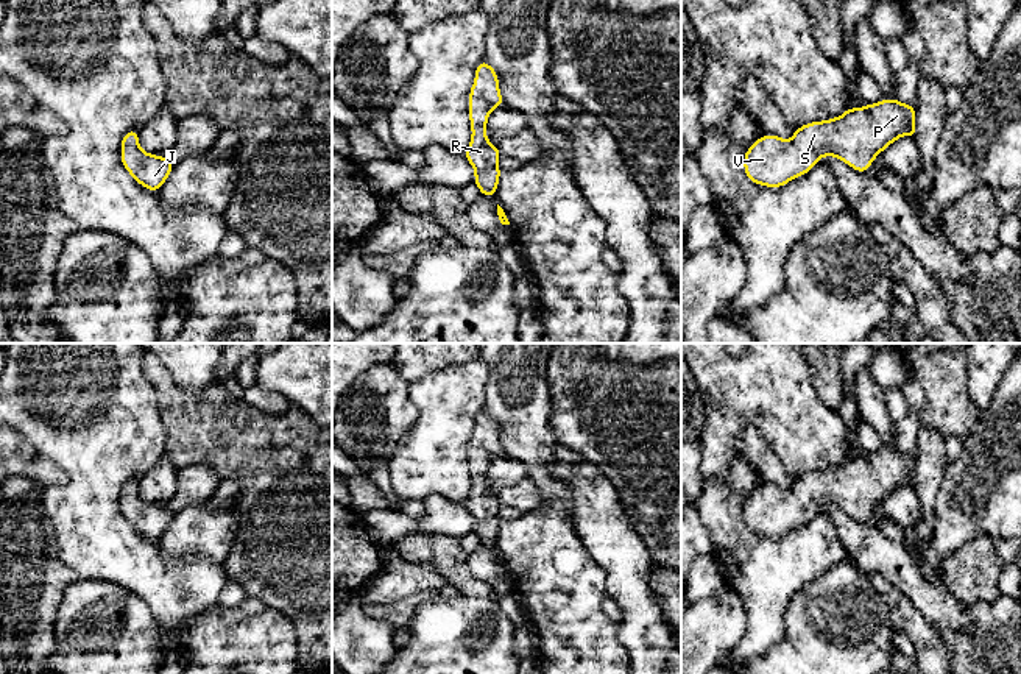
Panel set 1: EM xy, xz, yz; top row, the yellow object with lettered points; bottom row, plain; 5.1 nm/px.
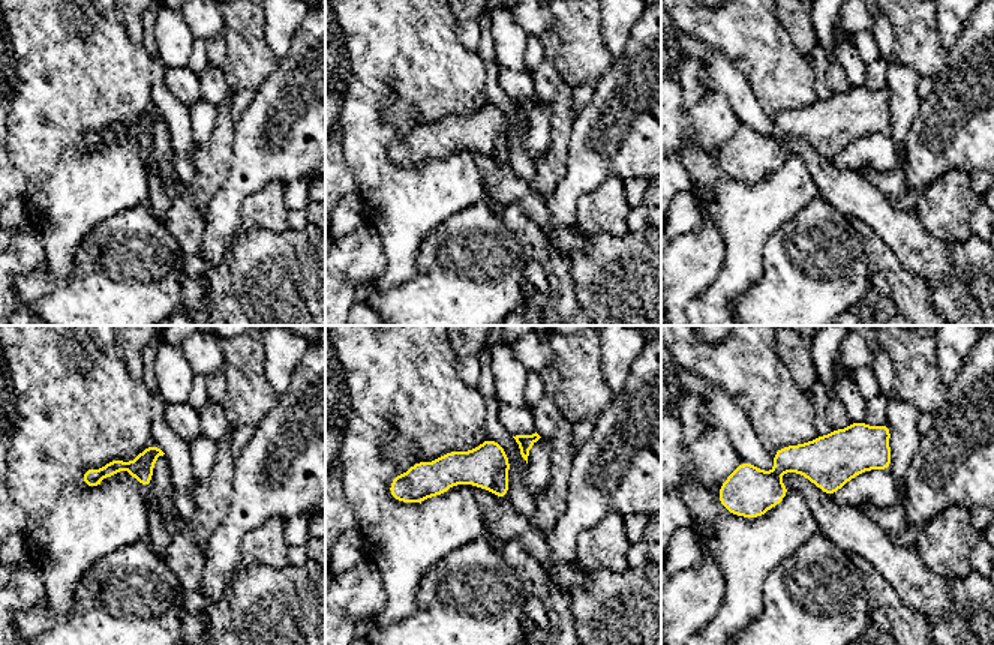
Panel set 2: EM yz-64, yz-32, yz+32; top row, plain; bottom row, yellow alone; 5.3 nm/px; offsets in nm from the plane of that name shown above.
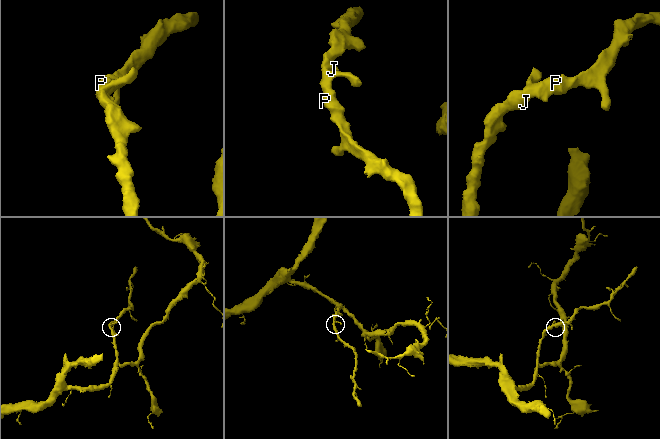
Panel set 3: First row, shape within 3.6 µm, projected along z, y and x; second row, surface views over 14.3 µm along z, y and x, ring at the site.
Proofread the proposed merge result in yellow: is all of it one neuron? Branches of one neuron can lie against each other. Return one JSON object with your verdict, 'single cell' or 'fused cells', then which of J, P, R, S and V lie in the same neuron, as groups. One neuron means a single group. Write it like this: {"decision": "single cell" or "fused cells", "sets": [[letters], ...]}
{"decision": "single cell", "sets": [["J", "P", "R", "S", "V"]]}

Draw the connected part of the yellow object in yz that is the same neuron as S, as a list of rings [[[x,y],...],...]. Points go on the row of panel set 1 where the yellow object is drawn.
[[[885,98],[865,108],[848,108],[840,117],[809,122],[790,140],[764,134],[744,154],[748,179],[765,187],[784,187],[809,173],[821,156],[836,156],[859,173],[901,136],[915,139],[917,106]]]

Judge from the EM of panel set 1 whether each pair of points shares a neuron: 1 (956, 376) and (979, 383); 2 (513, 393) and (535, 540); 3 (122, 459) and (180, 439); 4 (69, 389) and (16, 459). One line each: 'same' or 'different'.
1: different
2: same
3: different
4: different

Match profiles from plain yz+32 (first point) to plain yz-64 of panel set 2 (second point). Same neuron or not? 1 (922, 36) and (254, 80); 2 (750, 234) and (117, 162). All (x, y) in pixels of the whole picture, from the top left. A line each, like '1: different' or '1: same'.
1: same
2: same

